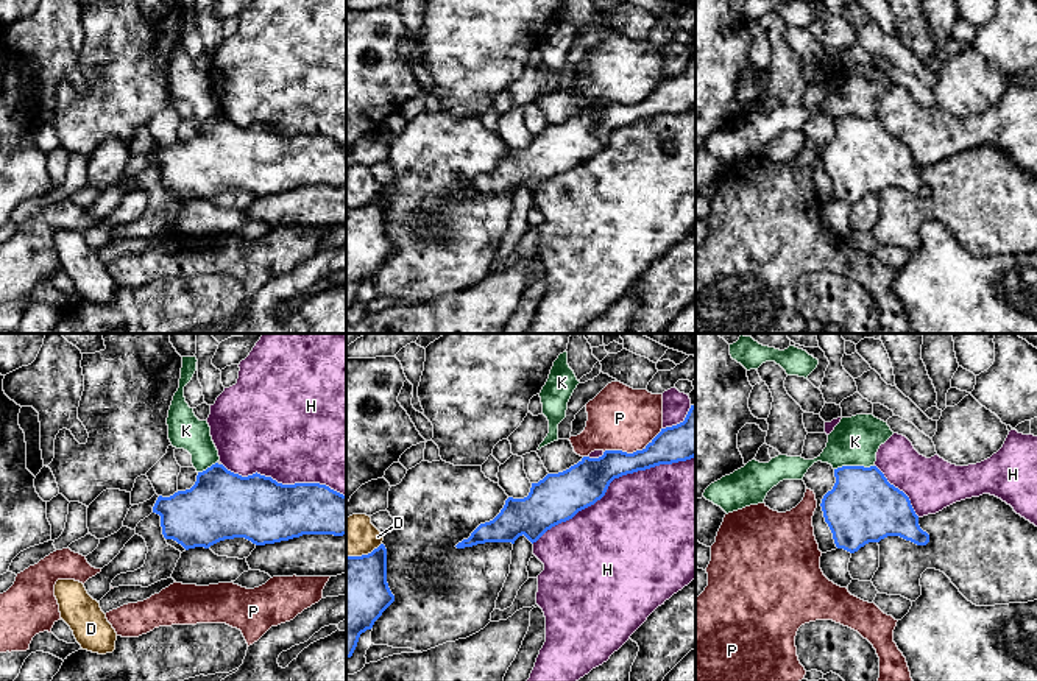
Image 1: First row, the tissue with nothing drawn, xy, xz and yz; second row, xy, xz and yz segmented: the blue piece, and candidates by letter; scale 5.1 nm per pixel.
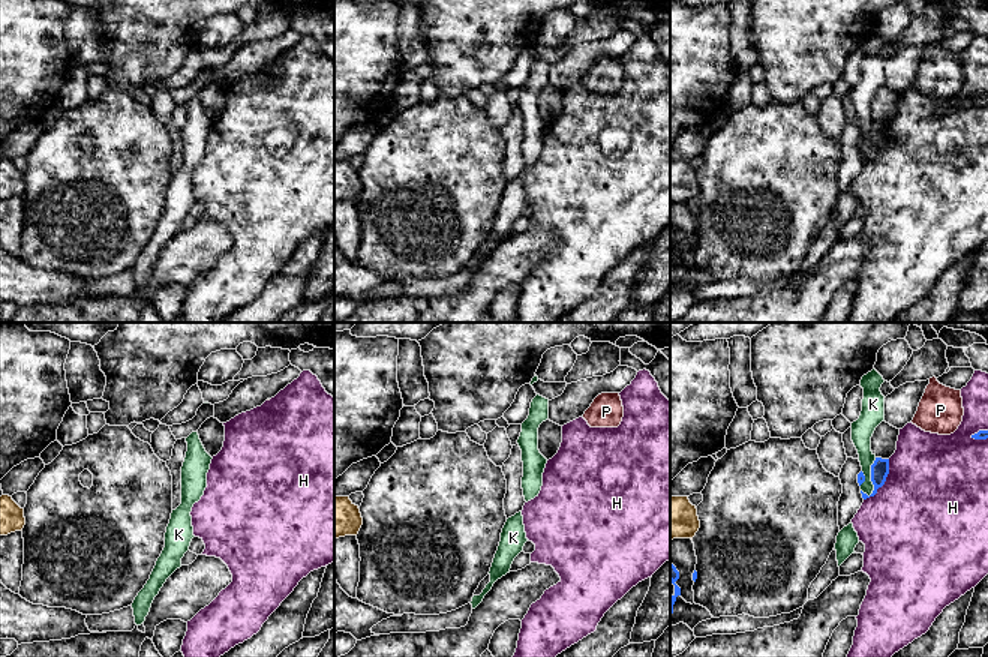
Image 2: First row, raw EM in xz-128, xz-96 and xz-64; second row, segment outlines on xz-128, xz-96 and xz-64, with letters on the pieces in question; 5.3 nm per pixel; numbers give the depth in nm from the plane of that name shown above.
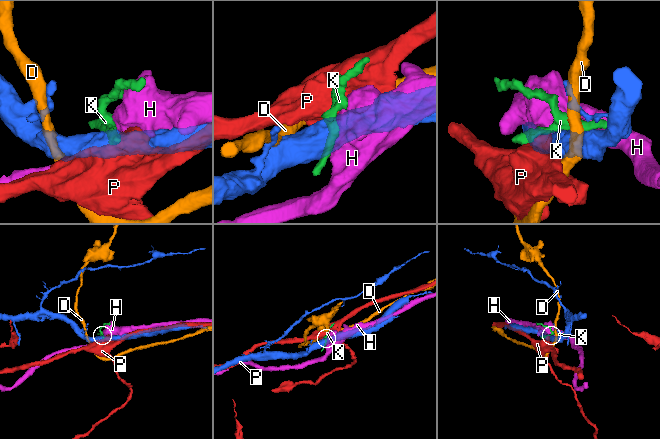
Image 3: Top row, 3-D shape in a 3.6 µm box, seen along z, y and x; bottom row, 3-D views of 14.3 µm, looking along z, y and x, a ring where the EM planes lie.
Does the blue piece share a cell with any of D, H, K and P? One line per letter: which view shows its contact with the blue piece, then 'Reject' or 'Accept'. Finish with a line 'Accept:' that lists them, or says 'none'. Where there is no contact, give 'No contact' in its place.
D: Touches blue in xz. Reject
H: Touches blue in xz. Reject
K: Touches blue in yz. Reject
P: Touches blue in xz. Reject
Accept: none

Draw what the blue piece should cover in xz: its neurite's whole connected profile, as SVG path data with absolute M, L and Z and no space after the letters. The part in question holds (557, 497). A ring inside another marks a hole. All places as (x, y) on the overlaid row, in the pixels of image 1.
M691 405L683 422L661 429L642 450L633 453L605 450L599 458L583 457L569 469L547 474L538 483L532 483L527 497L508 497L493 520L480 524L455 547L485 542L515 544L522 535L533 544L552 527L600 500L614 478L694 457L695 405Z

